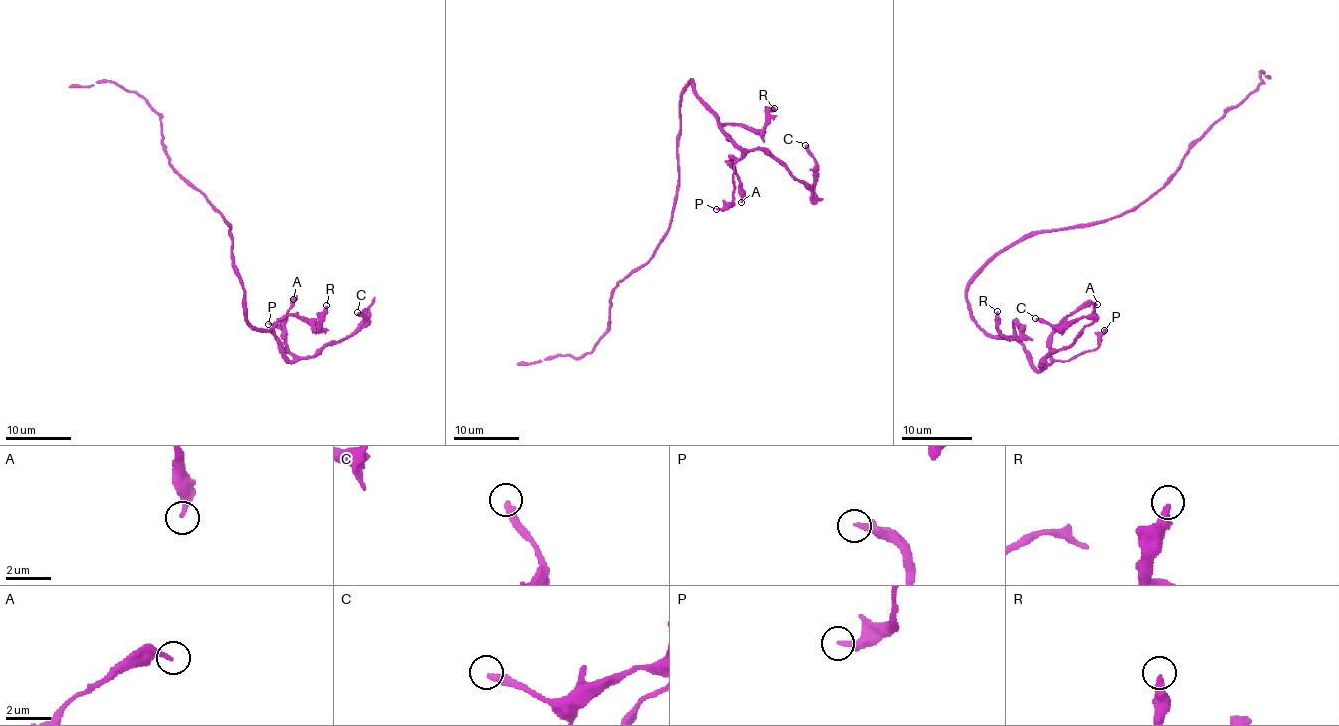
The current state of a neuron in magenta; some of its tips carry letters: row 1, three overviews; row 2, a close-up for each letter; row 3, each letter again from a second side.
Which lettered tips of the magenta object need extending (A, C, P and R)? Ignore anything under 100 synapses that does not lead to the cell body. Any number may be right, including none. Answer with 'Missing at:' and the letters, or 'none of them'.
Missing at: none of them

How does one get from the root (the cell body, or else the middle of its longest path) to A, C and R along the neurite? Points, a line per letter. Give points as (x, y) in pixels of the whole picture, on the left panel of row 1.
A: (231, 233), (234, 271), (244, 286), (244, 317), (255, 329), (268, 330), (291, 361), (285, 315), (293, 299)
C: (231, 233), (244, 317), (268, 330), (291, 361), (344, 340), (366, 310), (367, 320), (357, 312)
R: (231, 233), (244, 317), (255, 329), (270, 330), (298, 315), (318, 330), (326, 305)

